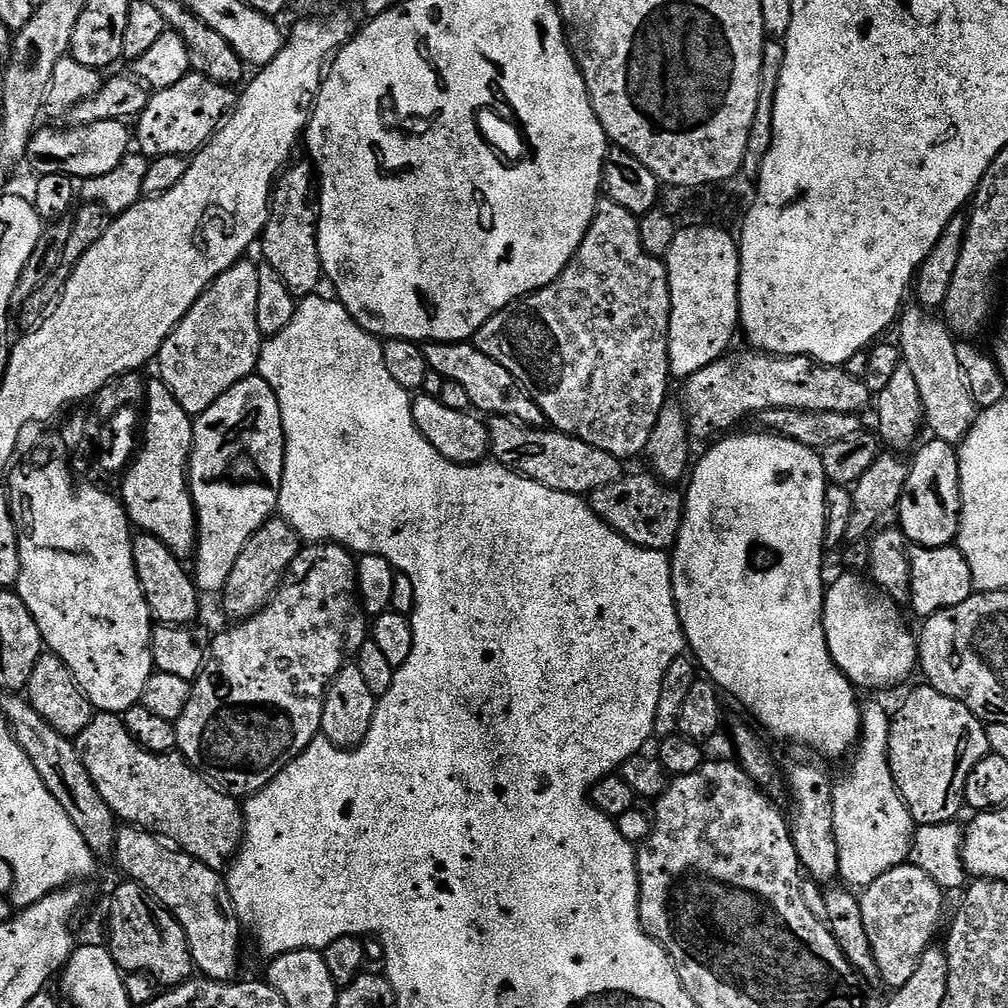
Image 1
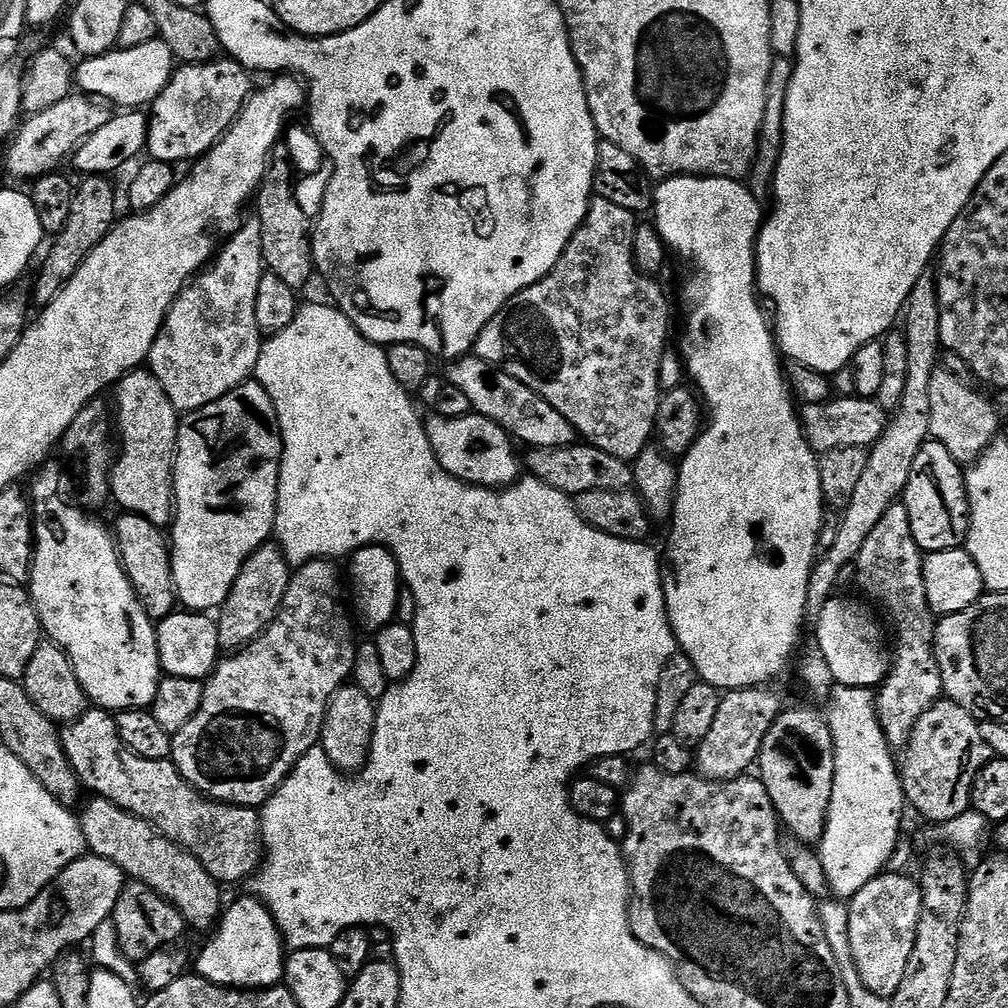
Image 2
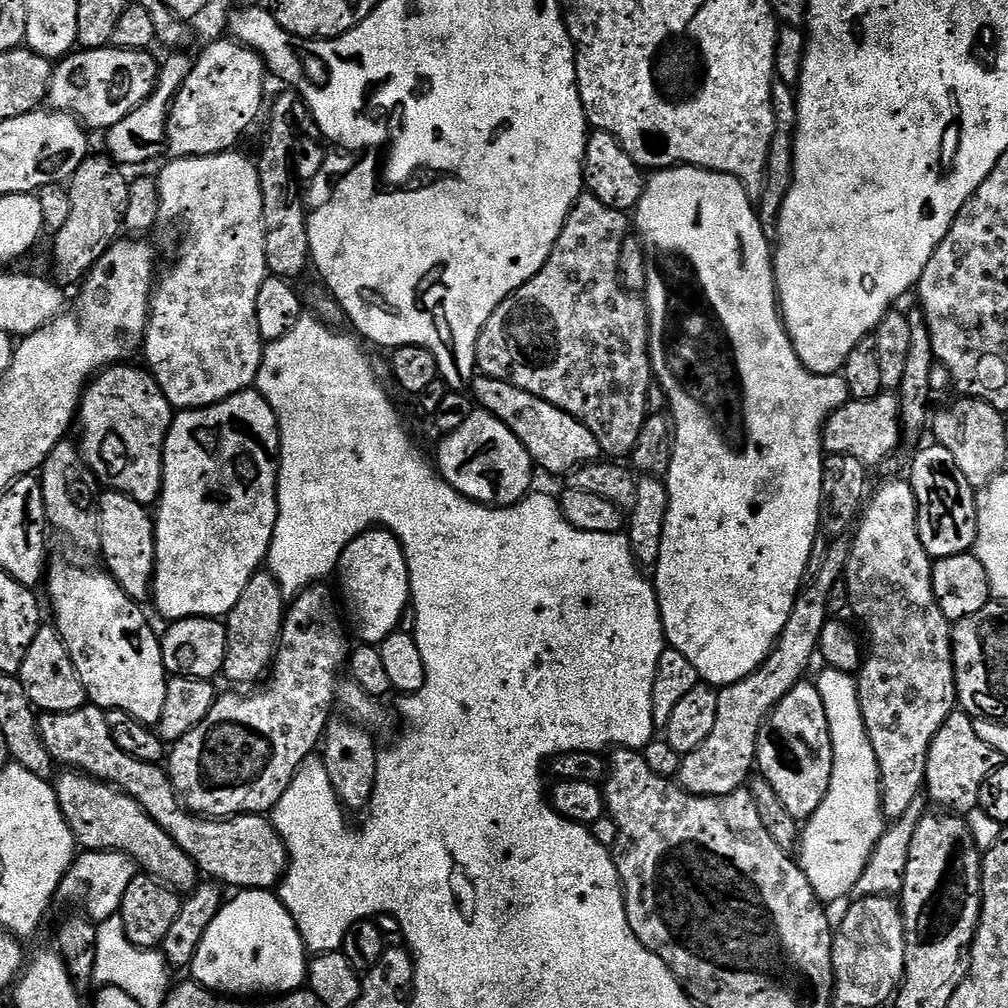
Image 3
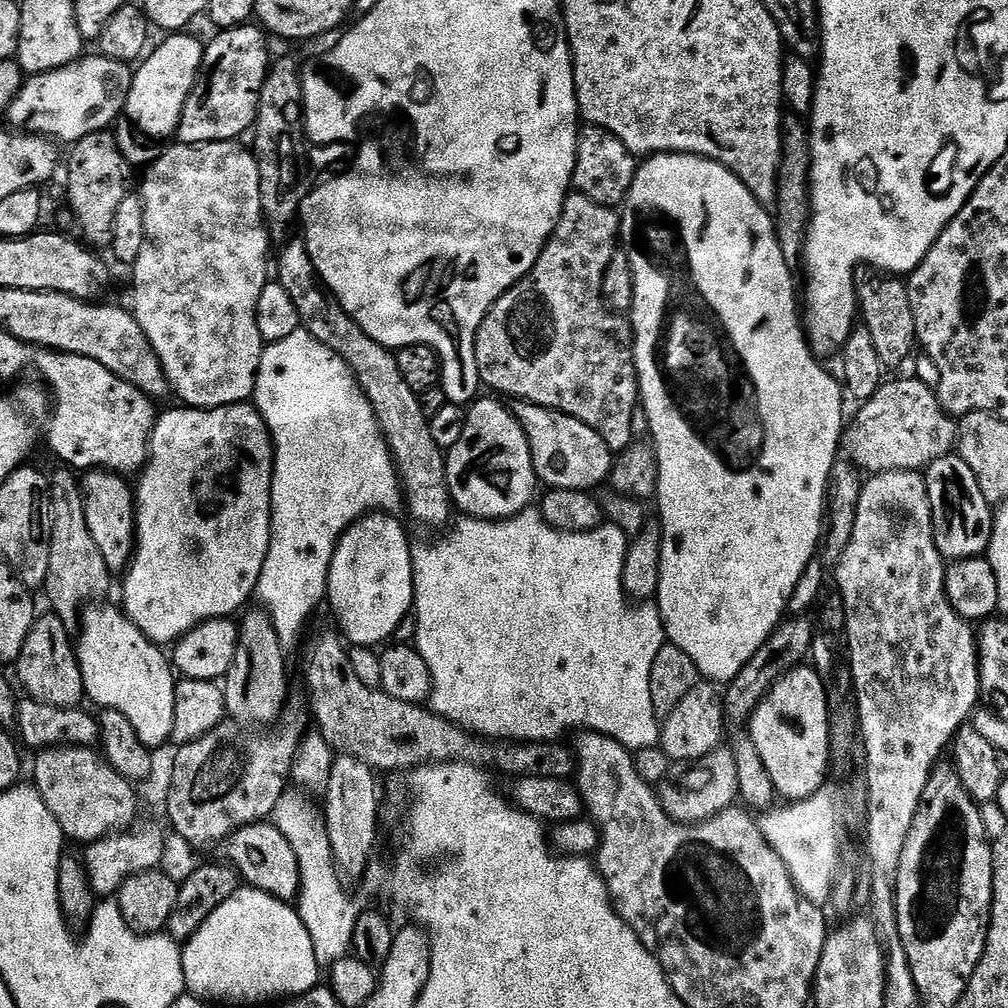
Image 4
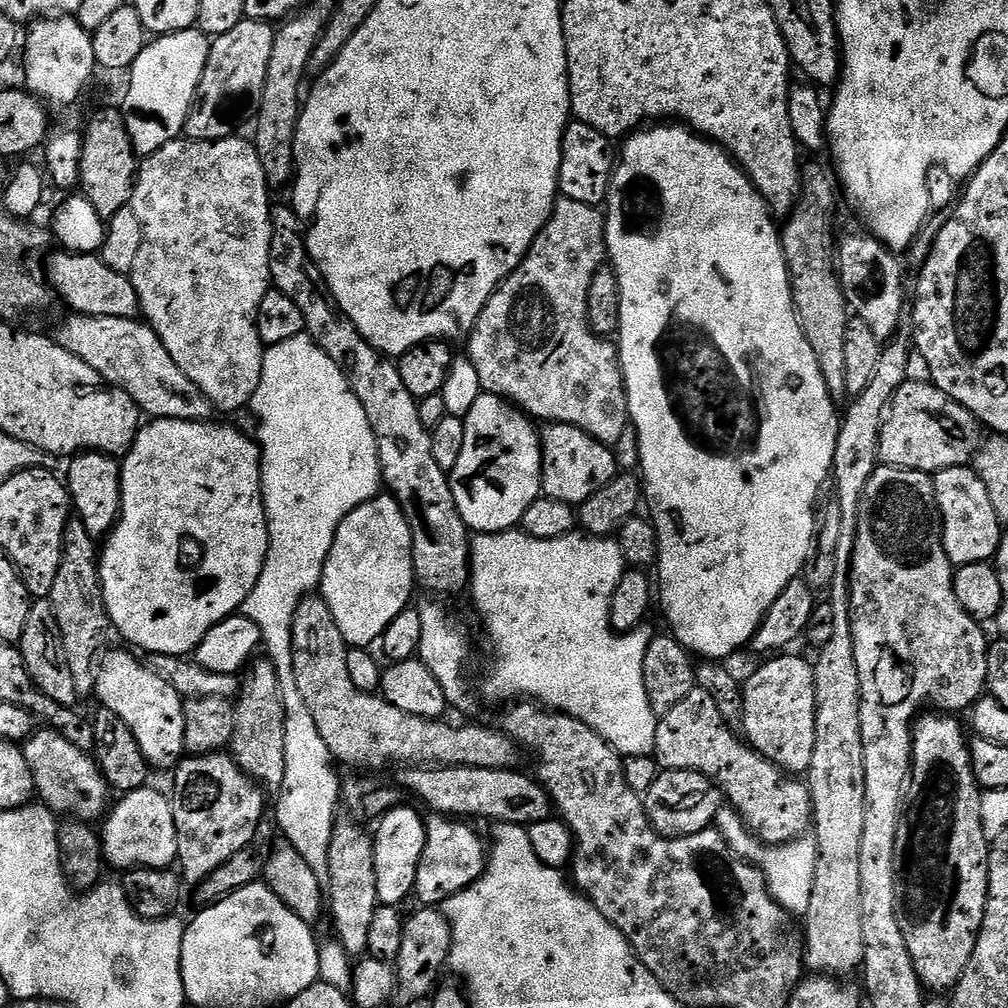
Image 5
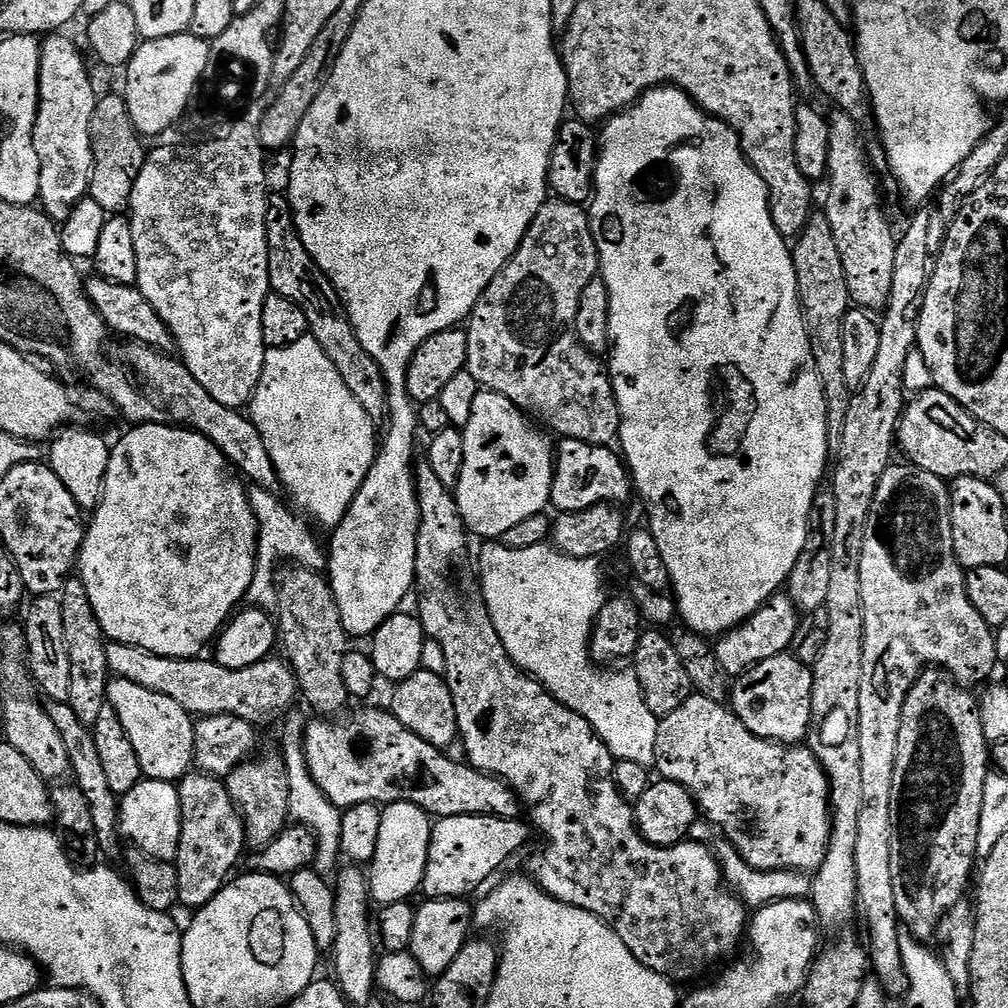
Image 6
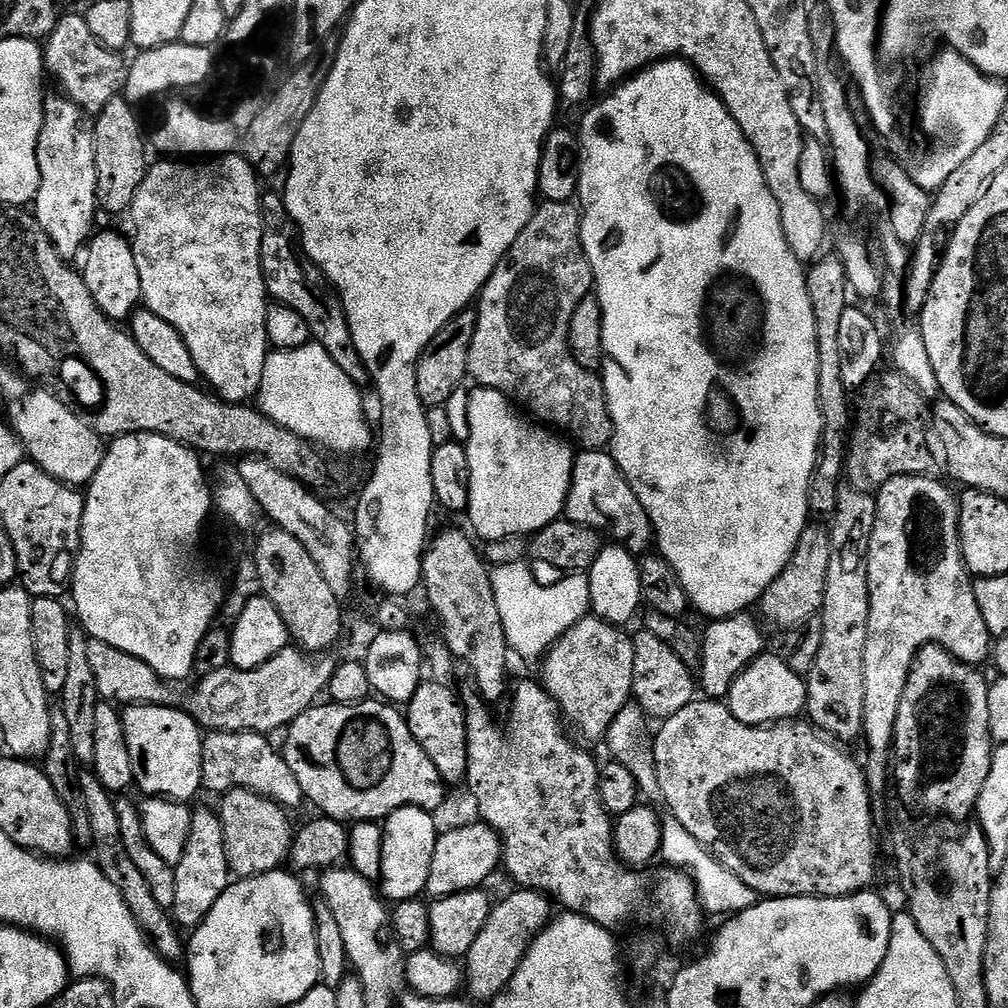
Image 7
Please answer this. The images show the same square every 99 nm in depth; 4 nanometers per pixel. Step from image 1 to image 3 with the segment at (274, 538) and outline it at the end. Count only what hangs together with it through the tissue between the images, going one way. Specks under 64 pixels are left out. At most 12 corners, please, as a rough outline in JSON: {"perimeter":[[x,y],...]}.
{"perimeter":[[256,572],[226,617],[222,676],[256,686],[269,675],[286,598]]}

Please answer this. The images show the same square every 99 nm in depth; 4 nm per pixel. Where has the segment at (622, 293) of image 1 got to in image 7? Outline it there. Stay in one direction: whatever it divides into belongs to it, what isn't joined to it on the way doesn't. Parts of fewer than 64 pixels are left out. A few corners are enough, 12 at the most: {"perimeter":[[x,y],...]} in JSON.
{"perimeter":[[572,202],[533,212],[479,294],[468,375],[604,450],[568,345],[594,288]]}

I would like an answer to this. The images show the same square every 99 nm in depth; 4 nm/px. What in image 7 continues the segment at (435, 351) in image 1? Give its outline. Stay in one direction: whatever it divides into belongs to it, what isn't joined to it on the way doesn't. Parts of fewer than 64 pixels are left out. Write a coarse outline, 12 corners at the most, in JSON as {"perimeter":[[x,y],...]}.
{"perimeter":[[611,451],[573,459],[563,515],[635,554],[653,547]]}

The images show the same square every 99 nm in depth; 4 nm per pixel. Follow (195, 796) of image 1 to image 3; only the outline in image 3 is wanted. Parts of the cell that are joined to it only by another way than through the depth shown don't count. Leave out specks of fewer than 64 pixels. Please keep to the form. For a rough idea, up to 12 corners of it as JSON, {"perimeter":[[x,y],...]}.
{"perimeter":[[105,709],[45,712],[57,765],[130,794],[205,877],[272,890],[288,851],[267,815],[188,811]]}

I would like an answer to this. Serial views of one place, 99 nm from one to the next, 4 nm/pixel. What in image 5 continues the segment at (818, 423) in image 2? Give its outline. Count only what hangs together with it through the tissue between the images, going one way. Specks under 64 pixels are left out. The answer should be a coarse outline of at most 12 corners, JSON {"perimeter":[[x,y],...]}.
{"perimeter":[[905,380],[881,465],[935,474],[973,463],[982,425],[931,382]]}

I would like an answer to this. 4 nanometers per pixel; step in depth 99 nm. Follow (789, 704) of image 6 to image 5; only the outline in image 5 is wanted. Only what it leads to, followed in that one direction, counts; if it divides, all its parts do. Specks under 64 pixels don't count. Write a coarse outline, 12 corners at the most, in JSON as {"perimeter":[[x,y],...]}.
{"perimeter":[[776,654],[743,681],[747,743],[789,774],[814,758],[814,667]]}

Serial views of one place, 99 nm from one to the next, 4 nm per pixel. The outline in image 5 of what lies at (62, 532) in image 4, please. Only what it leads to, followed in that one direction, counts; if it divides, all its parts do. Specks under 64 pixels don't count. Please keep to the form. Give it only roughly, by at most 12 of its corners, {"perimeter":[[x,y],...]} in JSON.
{"perimeter":[[69,519],[50,599],[77,697],[110,625],[98,544]]}

